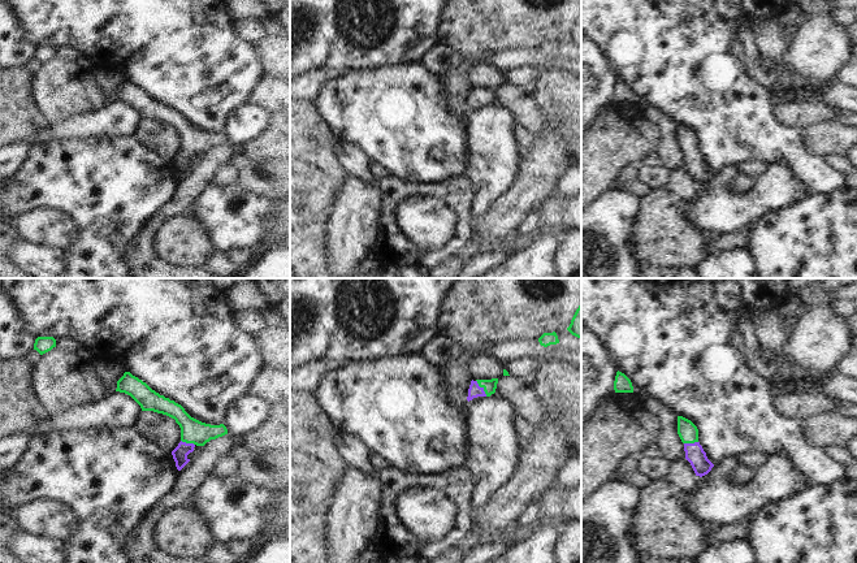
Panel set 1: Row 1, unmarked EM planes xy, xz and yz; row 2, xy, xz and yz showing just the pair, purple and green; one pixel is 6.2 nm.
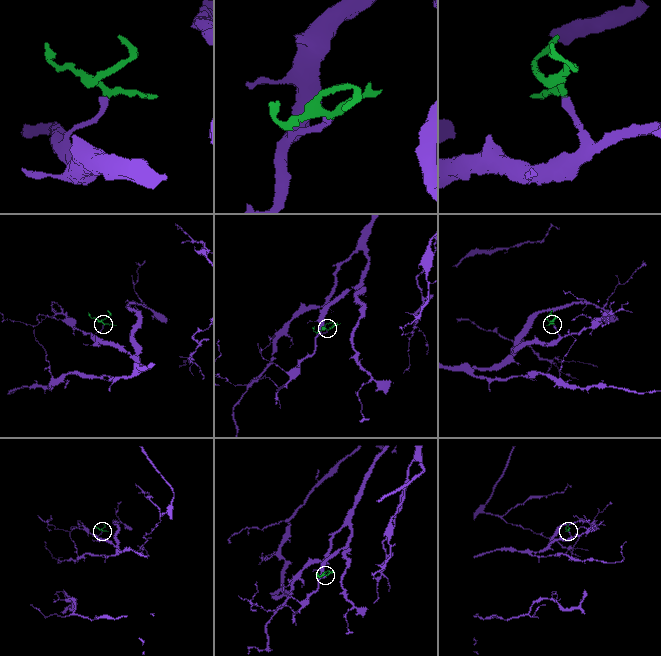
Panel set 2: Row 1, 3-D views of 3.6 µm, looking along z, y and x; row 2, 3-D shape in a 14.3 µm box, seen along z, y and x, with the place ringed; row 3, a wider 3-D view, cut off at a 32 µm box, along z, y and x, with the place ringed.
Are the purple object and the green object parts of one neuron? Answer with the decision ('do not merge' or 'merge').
merge

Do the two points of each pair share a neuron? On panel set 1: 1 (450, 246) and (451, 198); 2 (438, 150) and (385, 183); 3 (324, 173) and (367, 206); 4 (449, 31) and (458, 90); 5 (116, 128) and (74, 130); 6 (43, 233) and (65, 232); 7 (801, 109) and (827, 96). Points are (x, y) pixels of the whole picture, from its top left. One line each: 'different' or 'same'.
1: same
2: different
3: different
4: same
5: same
6: same
7: different

